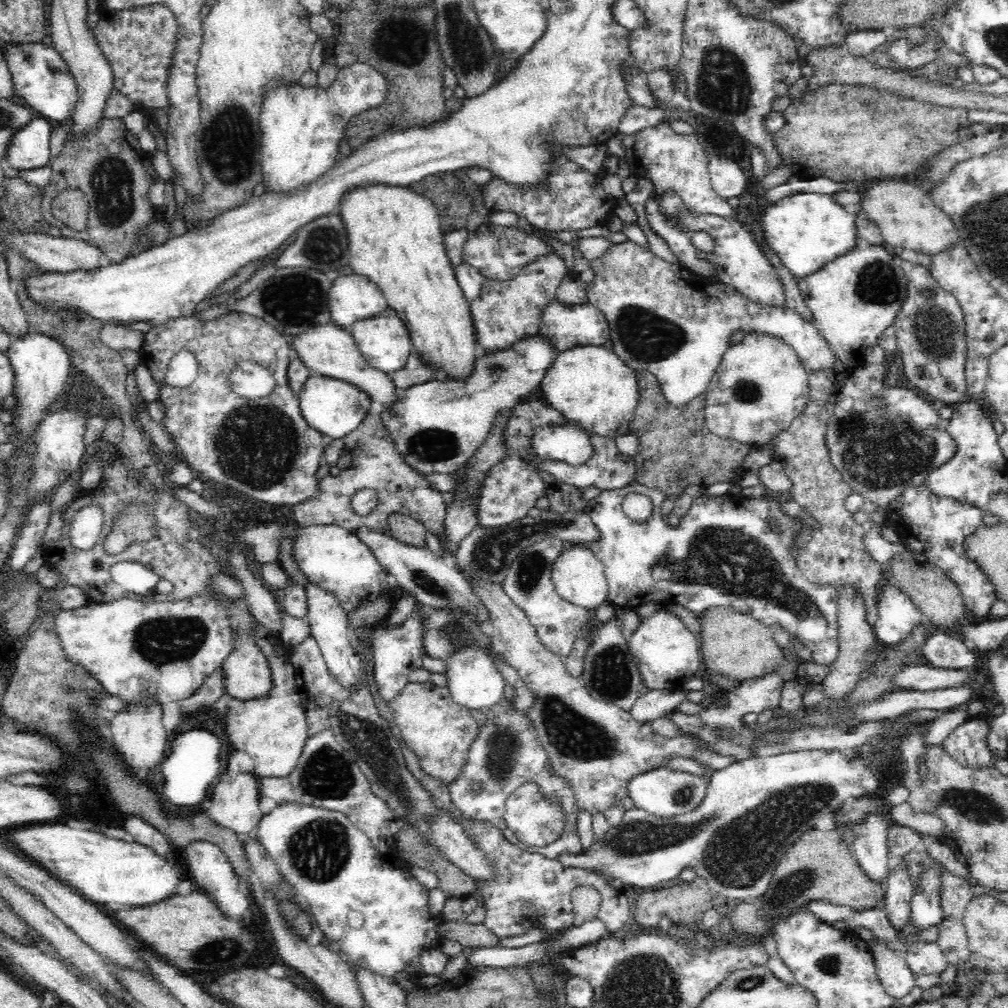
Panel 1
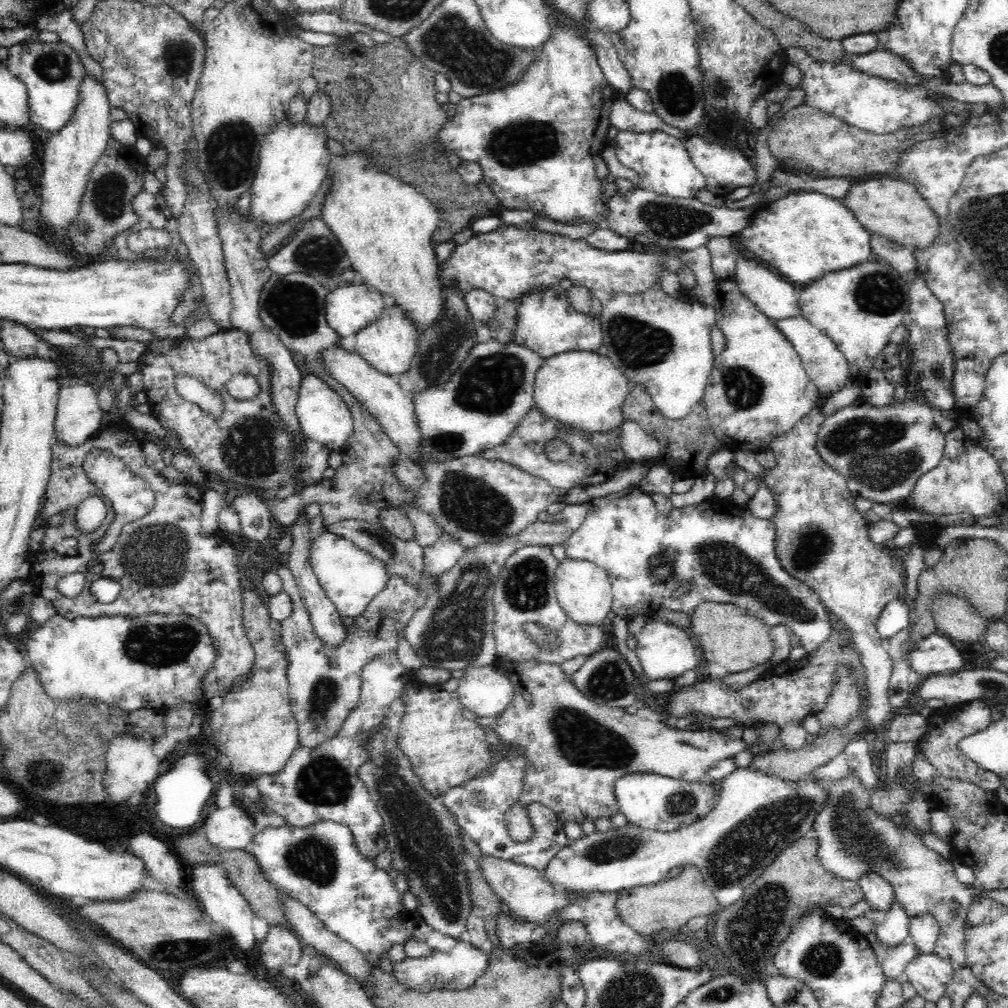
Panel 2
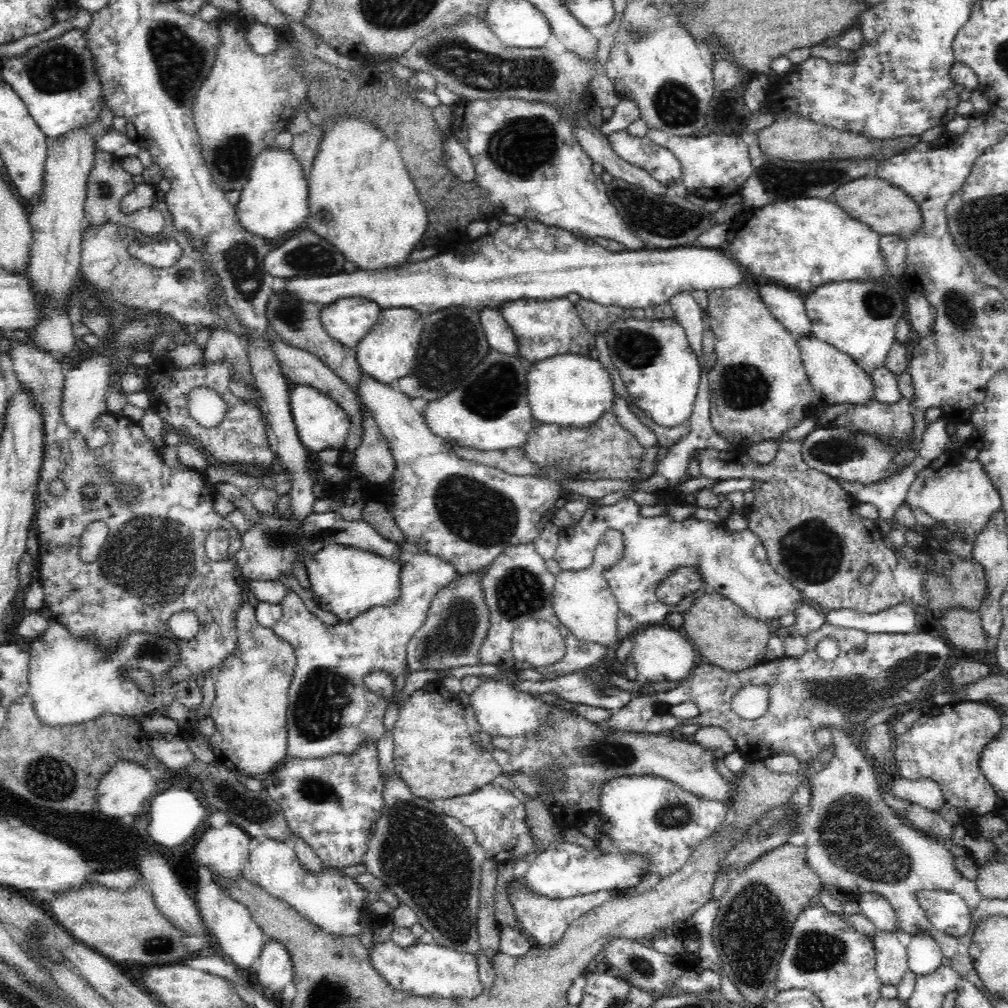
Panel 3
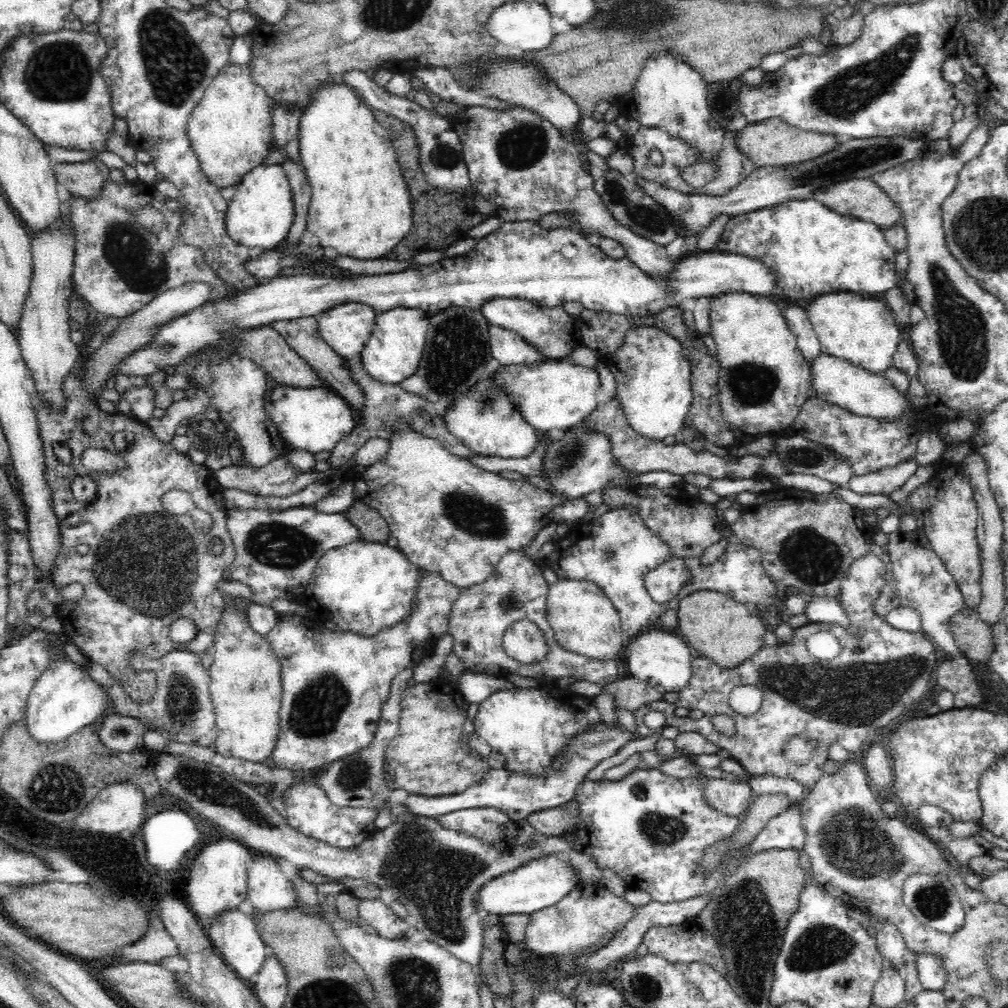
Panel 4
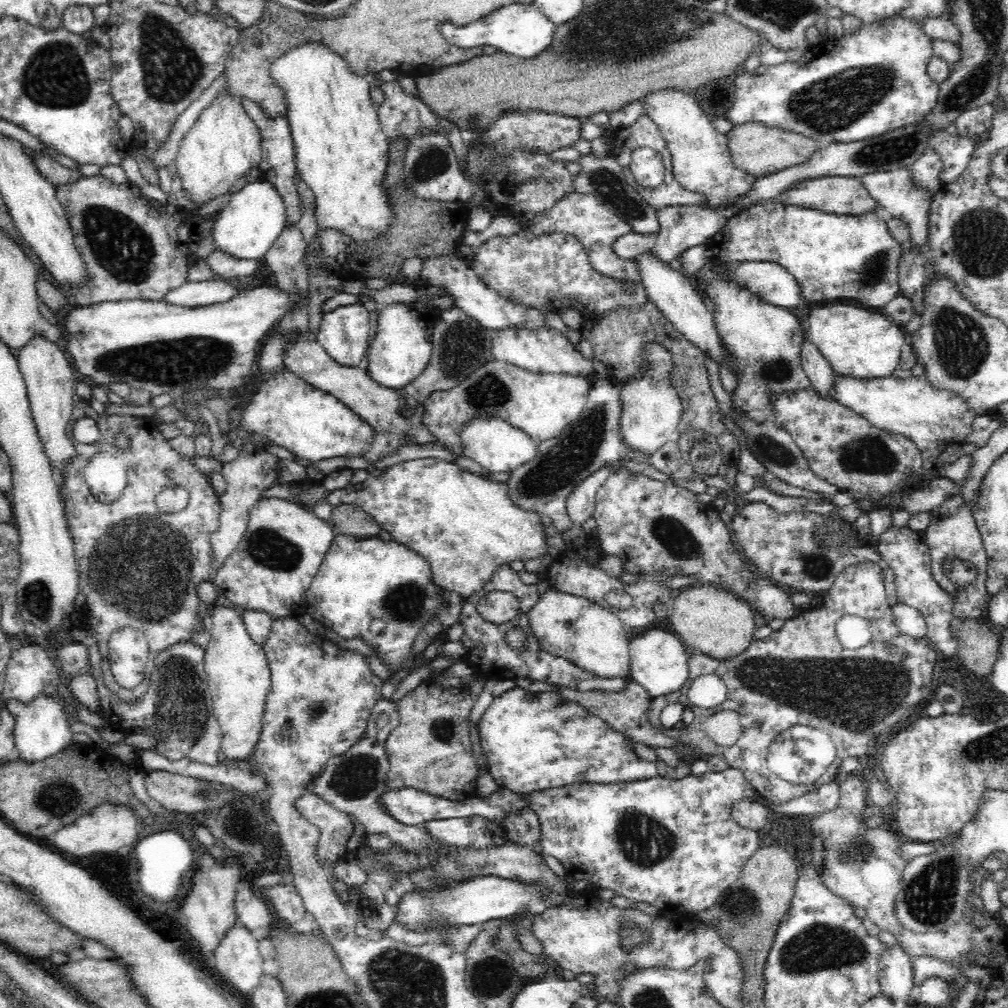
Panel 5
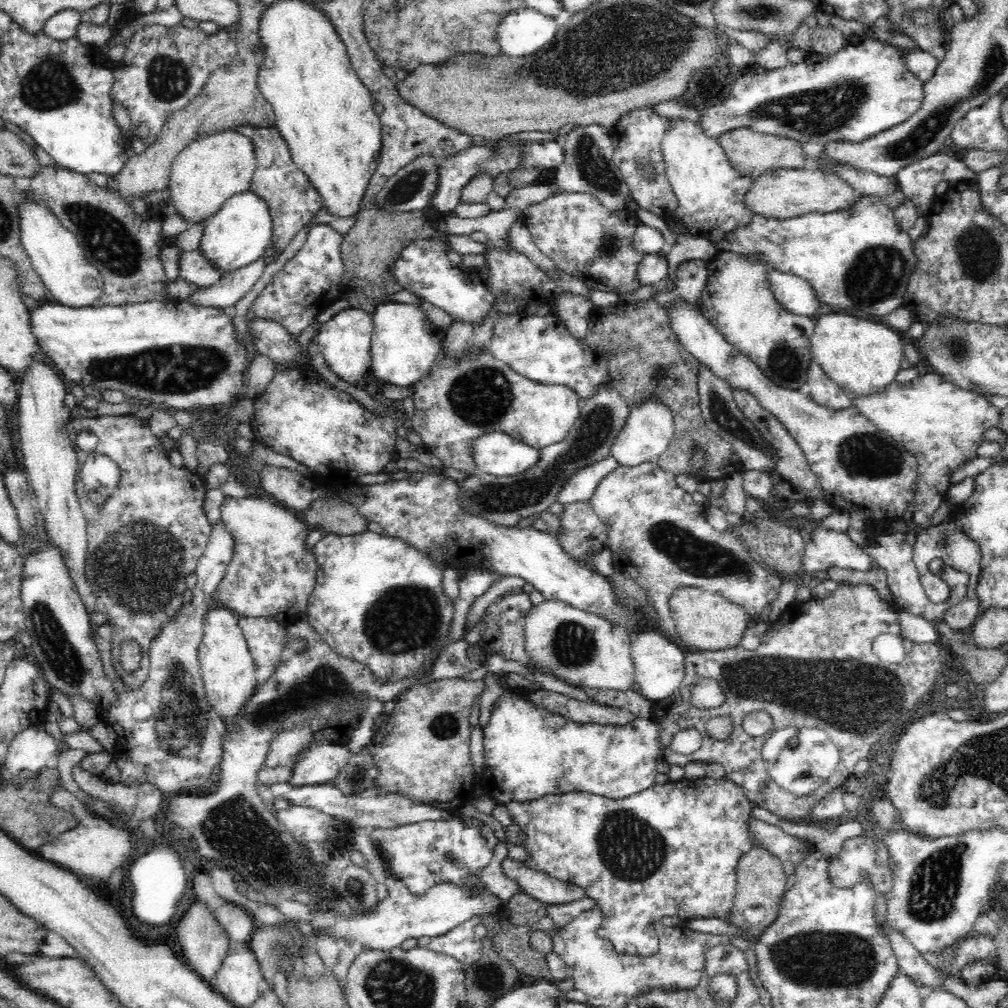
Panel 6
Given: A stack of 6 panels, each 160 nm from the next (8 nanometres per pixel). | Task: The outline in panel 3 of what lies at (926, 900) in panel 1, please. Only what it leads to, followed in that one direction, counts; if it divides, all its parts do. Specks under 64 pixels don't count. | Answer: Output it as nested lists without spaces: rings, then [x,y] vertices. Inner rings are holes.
[[[910,934],[910,943],[907,947],[907,965],[915,975],[927,974],[942,965],[943,954],[938,943],[929,935]]]

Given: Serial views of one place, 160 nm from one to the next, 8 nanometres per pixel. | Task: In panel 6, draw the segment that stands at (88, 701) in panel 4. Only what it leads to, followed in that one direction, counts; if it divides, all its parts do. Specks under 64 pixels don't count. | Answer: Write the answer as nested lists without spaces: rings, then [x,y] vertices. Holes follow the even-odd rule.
[[[28,726],[11,741],[2,768],[2,778],[13,778],[8,783],[22,783],[34,778],[42,768],[56,766],[58,742],[44,728]]]

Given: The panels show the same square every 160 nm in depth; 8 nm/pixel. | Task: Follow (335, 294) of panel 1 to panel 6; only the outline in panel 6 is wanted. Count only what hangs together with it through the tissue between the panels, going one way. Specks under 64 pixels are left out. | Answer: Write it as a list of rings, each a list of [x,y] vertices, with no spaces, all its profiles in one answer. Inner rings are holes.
[[[350,307],[336,316],[330,317],[314,340],[324,357],[325,363],[332,372],[346,382],[354,386],[364,387],[368,378],[372,377],[371,372],[371,339],[373,336],[373,320],[371,314],[357,307]]]

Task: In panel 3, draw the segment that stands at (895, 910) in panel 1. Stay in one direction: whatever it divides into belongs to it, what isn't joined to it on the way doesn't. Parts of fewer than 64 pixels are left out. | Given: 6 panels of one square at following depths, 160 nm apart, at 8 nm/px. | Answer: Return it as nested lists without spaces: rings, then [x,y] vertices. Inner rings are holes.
[[[900,928],[892,932],[876,931],[871,940],[876,949],[876,965],[878,978],[883,986],[898,986],[902,982],[902,976],[909,970],[907,965],[907,949],[898,939]]]

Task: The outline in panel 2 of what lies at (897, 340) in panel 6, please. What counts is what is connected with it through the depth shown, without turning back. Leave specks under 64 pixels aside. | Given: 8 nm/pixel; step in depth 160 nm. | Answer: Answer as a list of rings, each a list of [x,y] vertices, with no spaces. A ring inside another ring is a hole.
[[[880,259],[864,261],[852,267],[843,268],[840,271],[826,272],[822,277],[800,286],[798,289],[799,308],[801,316],[812,326],[817,327],[828,336],[846,357],[850,372],[854,375],[866,374],[877,364],[876,356],[884,347],[889,346],[890,336],[897,327],[903,323],[903,316],[907,313],[910,304],[909,284],[898,271],[890,264]]]

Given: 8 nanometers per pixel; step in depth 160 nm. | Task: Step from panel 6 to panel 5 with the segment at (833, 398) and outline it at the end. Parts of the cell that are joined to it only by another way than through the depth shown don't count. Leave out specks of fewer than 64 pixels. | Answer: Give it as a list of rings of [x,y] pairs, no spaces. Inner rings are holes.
[[[803,342],[801,350],[801,365],[811,382],[811,387],[817,391],[822,398],[831,398],[829,388],[833,383],[836,372],[830,363],[819,352],[819,348],[811,342]]]

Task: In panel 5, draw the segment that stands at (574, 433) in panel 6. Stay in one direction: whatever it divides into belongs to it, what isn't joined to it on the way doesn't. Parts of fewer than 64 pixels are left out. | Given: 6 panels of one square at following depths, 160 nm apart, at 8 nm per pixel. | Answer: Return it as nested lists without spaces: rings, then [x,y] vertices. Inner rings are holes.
[[[596,378],[581,416],[565,426],[554,438],[537,443],[534,458],[512,471],[512,476],[503,483],[507,486],[508,498],[512,504],[546,514],[560,534],[572,528],[573,522],[567,513],[567,497],[570,493],[582,480],[586,480],[604,465],[610,465],[613,472],[626,467],[621,464],[621,456],[624,454],[621,414],[622,401],[618,384],[609,378]]]

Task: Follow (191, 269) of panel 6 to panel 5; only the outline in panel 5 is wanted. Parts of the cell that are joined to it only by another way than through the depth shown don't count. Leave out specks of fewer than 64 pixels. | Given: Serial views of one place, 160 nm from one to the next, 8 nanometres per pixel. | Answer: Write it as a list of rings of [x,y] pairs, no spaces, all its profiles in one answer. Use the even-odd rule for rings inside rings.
[[[217,252],[208,254],[205,258],[210,270],[216,273],[220,279],[239,278],[244,279],[246,276],[255,275],[264,265],[262,261],[240,260],[227,253]]]

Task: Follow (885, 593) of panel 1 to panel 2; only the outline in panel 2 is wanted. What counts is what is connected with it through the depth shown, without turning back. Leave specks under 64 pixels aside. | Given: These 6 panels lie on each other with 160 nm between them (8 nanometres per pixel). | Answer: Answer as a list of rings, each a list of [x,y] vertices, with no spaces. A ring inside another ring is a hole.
[[[904,598],[891,599],[878,616],[878,634],[887,641],[910,624],[911,603]]]

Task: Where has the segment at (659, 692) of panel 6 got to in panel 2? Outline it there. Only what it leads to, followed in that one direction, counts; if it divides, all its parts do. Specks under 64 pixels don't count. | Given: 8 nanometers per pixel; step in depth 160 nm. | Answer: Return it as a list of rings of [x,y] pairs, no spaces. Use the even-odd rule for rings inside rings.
[[[649,618],[641,632],[636,636],[636,656],[644,669],[644,677],[650,681],[672,681],[688,670],[696,670],[702,656],[694,640],[686,635],[682,627],[663,622],[658,618]]]

